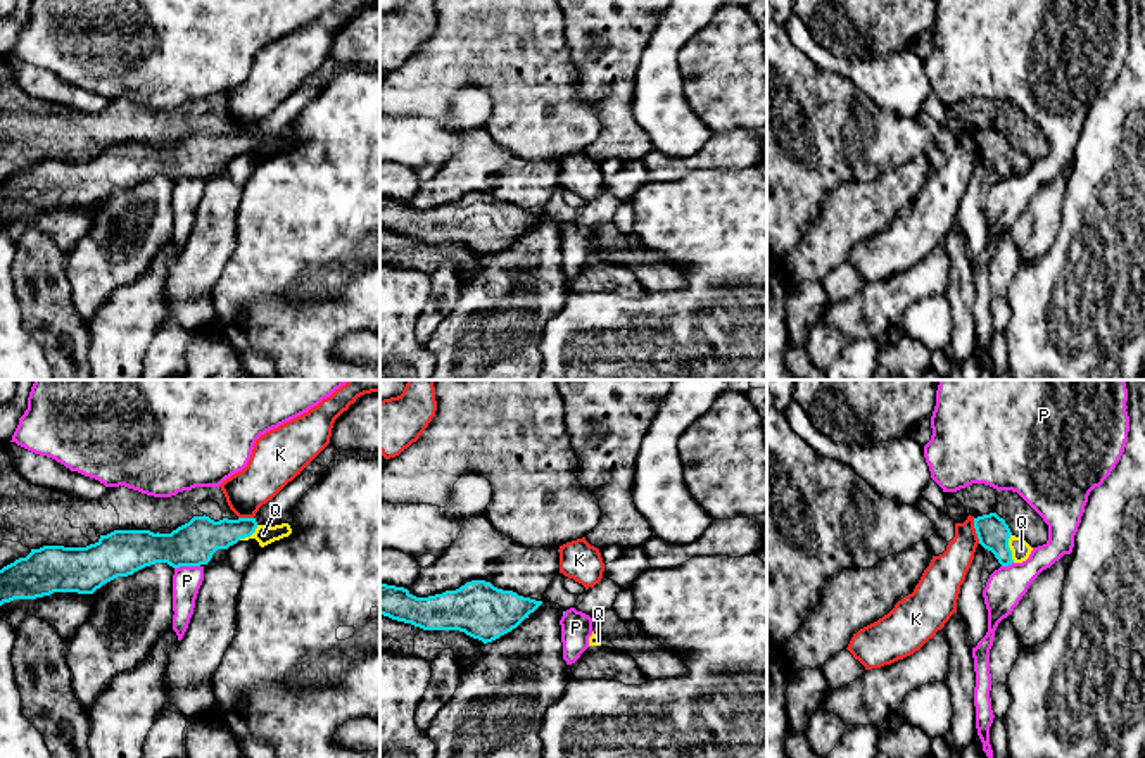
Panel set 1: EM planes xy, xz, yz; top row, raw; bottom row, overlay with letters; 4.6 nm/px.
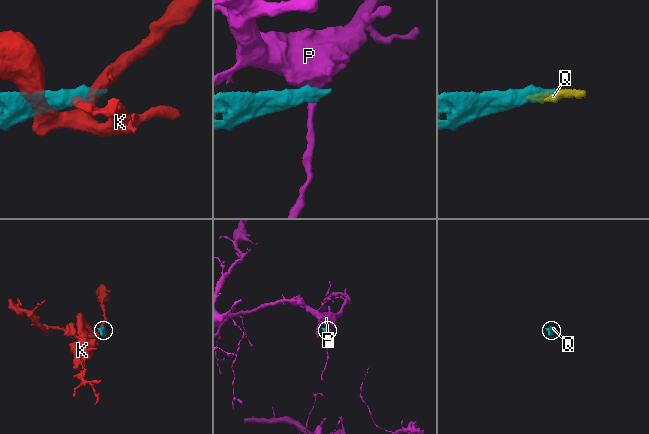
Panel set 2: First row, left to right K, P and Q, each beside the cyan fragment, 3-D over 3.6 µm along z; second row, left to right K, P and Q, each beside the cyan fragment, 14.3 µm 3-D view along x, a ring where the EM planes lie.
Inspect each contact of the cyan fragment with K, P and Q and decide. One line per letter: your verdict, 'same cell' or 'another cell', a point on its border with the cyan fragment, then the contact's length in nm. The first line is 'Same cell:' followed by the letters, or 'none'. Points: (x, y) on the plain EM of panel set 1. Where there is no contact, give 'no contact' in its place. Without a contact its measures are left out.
Same cell: Q
K: another cell | yz (976, 144) | 120 nm
P: another cell | xy (187, 178) | 120 nm
Q: same cell | yz (1009, 161) | 140 nm

